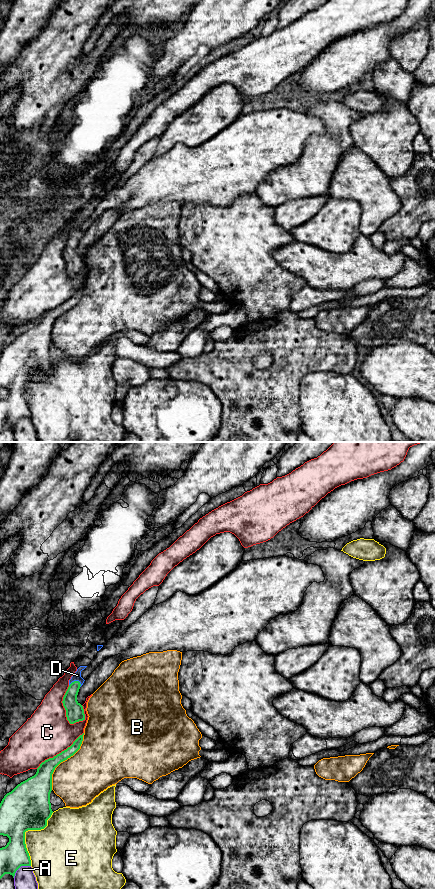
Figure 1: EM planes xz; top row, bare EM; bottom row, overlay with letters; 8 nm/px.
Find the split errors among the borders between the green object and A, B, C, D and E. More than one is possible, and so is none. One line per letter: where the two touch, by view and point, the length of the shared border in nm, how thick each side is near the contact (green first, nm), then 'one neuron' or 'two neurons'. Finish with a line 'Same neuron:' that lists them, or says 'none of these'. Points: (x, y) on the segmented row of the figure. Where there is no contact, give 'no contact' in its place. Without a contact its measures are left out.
A: xz (20, 866) | 170 nm | 200/170 nm | two neurons
B: xz (64, 760) | 550 nm | 160/380 nm | two neurons
C: xz (63, 705) | 320 nm | 140/360 nm | two neurons
D: xz (75, 681) | 100 nm | 140/60 nm | one neuron
E: xz (25, 831) | 480 nm | 360/360 nm | two neurons
Same neuron: D

